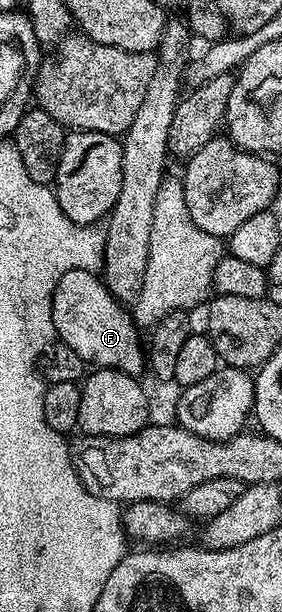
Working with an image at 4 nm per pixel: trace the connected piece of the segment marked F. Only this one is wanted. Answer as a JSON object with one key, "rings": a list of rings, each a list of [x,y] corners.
{"rings":[[[71,269],[62,274],[52,293],[51,320],[57,339],[89,365],[121,370],[139,377],[146,370],[146,352],[131,313],[113,297],[103,279],[91,270]]]}

